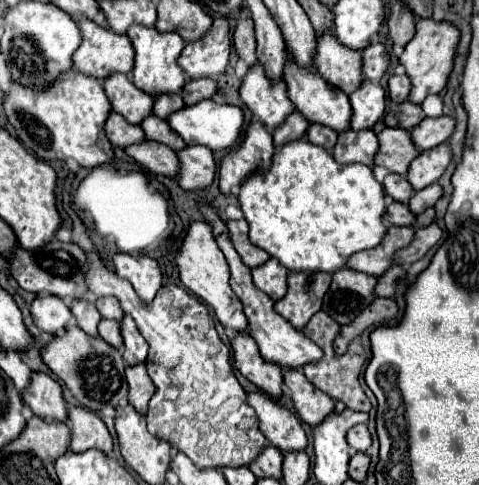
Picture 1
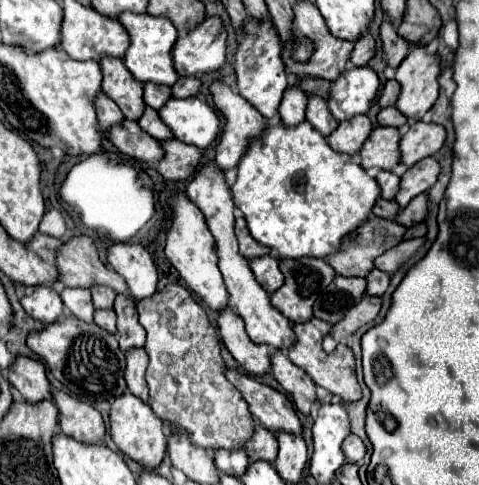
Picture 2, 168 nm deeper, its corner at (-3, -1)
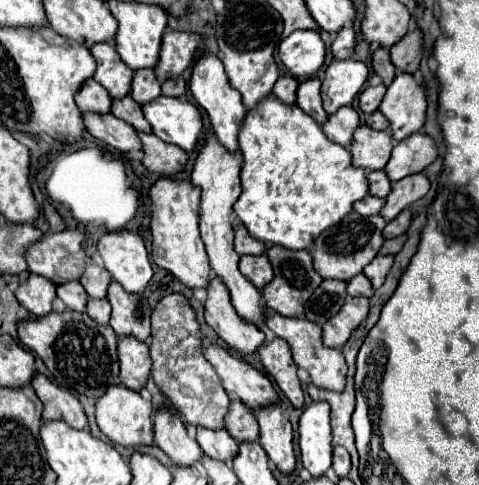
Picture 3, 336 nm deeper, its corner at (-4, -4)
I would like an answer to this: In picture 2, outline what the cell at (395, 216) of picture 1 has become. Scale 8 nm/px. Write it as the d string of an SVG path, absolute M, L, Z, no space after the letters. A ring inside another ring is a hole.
M378 198L374 208L372 208L372 214L374 216L380 216L380 218L388 218L388 220L394 220L394 216L398 214L400 206L394 202L394 200L384 200L384 198Z

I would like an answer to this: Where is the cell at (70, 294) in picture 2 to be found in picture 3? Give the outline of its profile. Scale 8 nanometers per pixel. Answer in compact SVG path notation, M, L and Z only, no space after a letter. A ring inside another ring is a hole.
M79 281L57 285L57 297L67 305L67 309L85 313L87 309L87 291L81 287Z

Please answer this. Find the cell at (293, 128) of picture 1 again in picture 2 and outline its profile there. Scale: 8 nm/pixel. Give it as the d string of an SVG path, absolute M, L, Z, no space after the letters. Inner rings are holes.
M296 84L288 86L288 92L284 92L284 100L280 102L278 112L286 126L300 124L306 112L306 94Z

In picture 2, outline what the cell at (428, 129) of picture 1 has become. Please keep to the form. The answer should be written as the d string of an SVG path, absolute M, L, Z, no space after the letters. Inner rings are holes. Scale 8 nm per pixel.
M416 122L400 140L400 162L404 166L414 166L416 162L436 154L446 140L446 130L438 124Z

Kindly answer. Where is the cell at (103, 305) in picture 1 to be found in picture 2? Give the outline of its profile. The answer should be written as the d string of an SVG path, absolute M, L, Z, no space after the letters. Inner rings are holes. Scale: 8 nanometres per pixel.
M94 284L90 288L92 292L92 302L96 308L112 308L114 306L114 298L116 298L116 292L108 286L100 286L100 284Z

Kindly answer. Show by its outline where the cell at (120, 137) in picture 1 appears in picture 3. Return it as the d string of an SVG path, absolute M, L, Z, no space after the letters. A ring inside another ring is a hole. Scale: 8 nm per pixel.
M89 79L89 83L85 83L85 87L75 95L77 99L77 107L83 113L111 113L111 105L113 99L109 97L109 93L93 79Z

